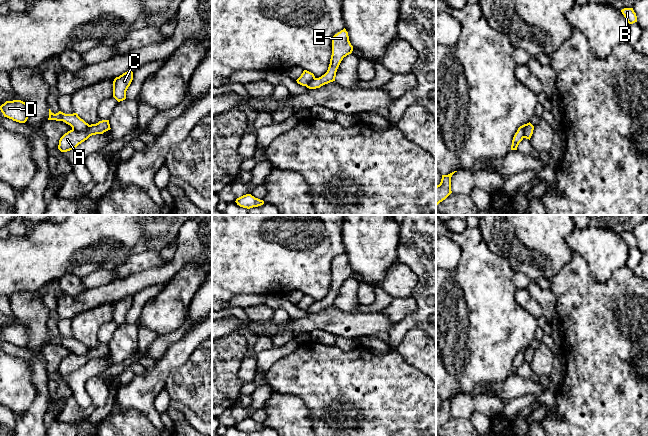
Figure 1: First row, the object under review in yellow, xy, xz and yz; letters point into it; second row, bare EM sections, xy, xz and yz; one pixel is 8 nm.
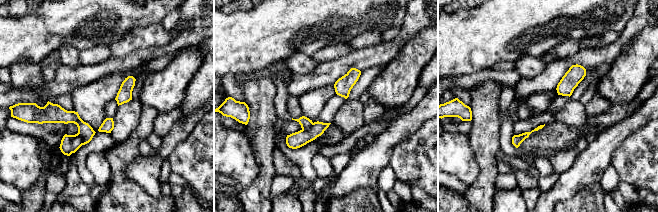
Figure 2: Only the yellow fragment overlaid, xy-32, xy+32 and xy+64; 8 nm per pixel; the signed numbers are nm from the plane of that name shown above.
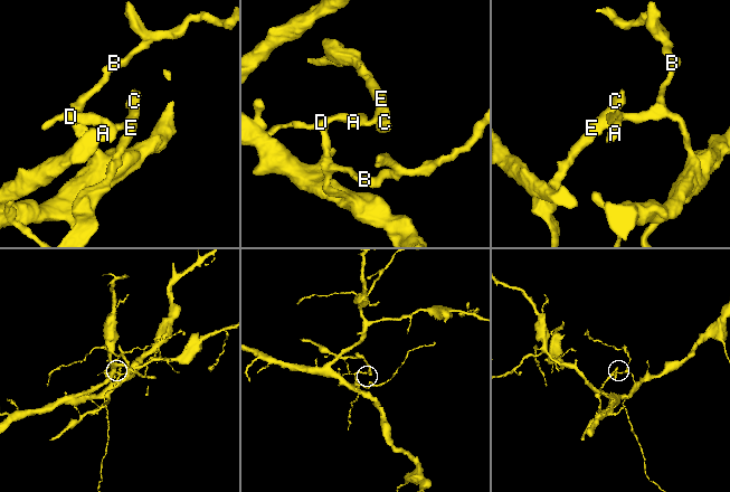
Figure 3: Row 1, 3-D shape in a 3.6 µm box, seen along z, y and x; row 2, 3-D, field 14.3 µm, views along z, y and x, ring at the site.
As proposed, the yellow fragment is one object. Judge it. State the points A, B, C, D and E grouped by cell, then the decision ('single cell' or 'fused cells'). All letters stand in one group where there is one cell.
A C E / B D; fused cells

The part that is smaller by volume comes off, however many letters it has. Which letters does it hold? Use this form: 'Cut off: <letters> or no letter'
Cut off: A, C, E

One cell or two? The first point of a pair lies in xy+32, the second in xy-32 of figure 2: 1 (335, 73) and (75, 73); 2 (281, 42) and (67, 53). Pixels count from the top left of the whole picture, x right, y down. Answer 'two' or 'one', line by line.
1: one
2: two

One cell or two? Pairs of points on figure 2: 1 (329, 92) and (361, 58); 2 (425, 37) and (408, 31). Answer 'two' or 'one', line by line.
1: two
2: two

